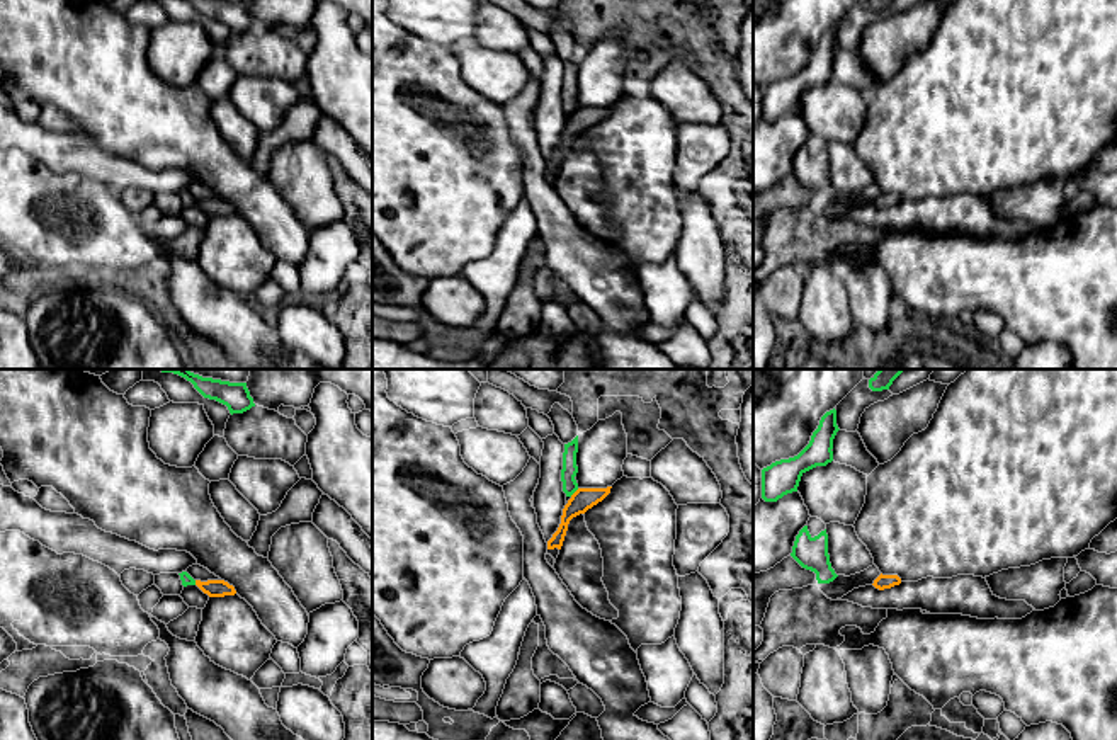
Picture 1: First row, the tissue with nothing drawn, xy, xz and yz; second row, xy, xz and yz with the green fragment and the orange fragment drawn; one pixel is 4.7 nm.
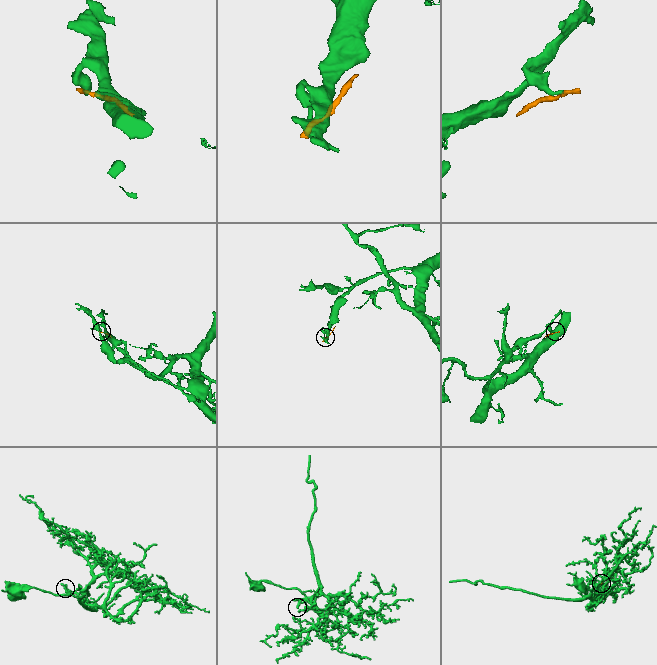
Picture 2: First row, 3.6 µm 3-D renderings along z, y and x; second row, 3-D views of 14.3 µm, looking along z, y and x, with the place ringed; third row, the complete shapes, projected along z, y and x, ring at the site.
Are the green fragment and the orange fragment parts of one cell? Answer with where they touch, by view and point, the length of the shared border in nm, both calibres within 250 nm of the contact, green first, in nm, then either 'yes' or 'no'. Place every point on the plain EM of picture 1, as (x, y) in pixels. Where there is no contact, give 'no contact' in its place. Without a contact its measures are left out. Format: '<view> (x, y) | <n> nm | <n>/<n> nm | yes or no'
xz (573, 111) | 60 nm | 70/110 nm | no

